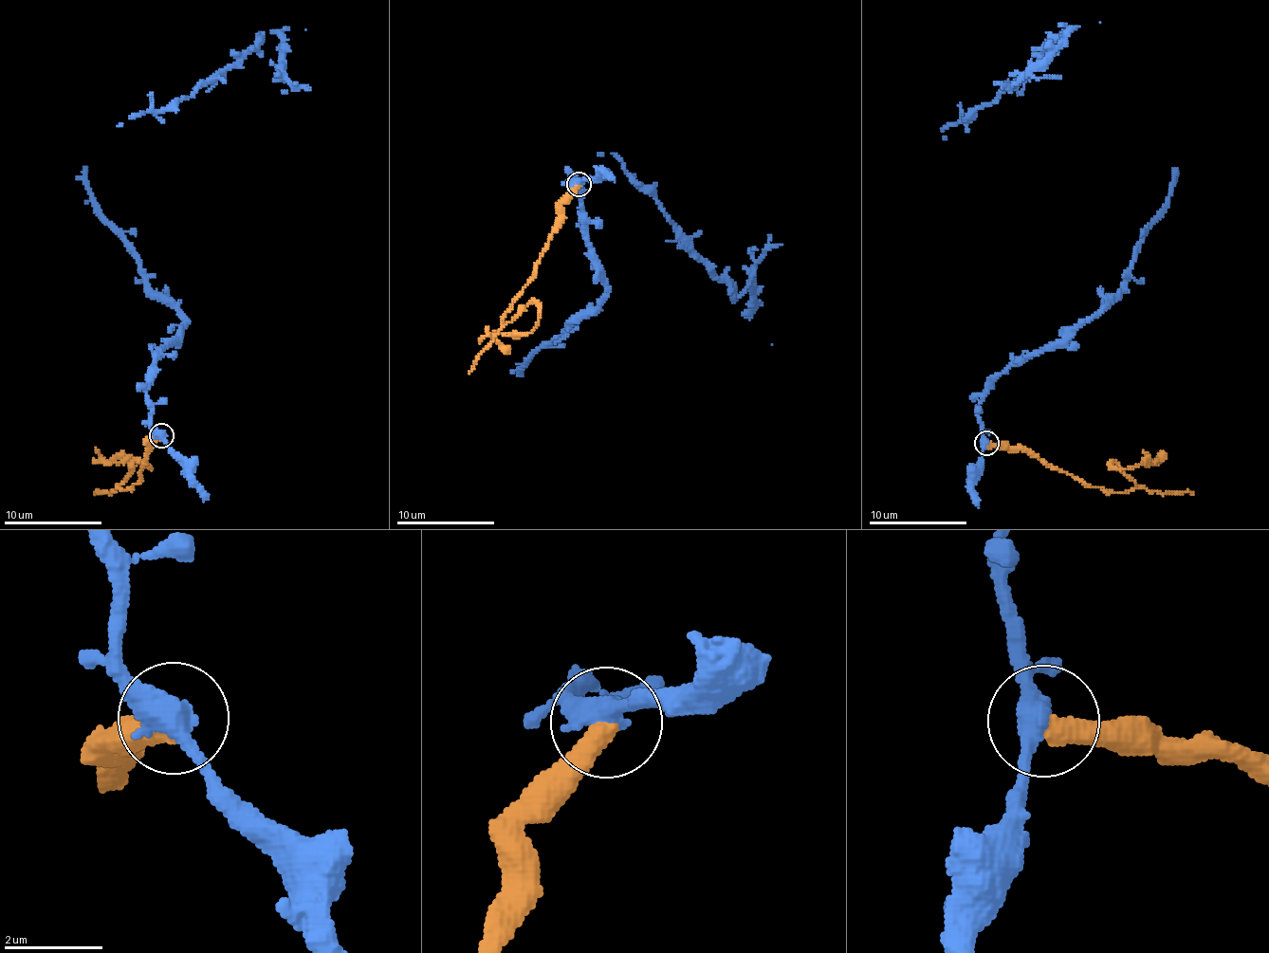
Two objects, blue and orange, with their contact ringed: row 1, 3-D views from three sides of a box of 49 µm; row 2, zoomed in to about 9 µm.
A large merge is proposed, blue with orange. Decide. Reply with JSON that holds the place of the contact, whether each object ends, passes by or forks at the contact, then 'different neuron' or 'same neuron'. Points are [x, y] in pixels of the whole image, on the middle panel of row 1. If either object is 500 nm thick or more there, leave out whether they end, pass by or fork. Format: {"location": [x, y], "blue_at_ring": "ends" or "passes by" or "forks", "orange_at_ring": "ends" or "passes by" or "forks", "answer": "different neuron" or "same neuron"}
{"location": [579, 184], "blue_at_ring": "passes by", "orange_at_ring": "ends", "answer": "different neuron"}

